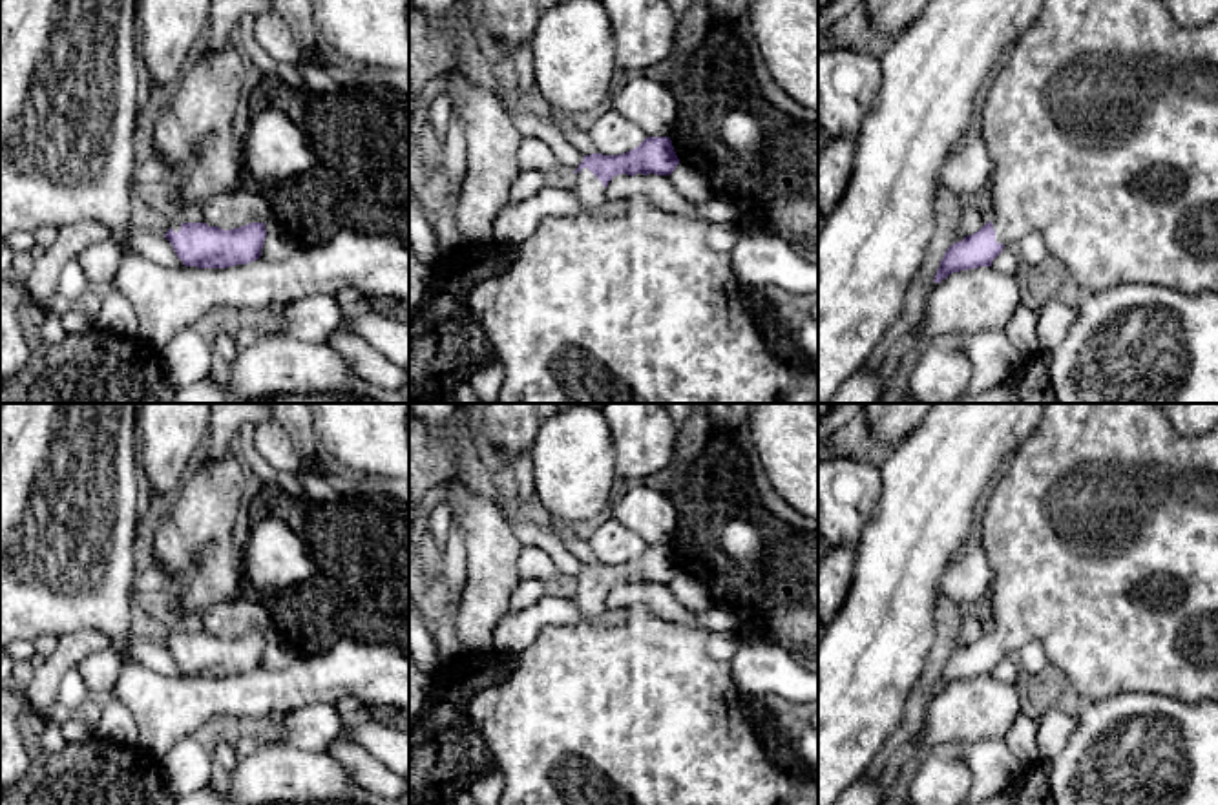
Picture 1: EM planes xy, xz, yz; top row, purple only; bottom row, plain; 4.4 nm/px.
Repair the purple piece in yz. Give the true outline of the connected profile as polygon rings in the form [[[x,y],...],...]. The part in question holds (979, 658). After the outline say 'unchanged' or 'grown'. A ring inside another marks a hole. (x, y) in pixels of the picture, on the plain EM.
[[[1043,403],[1039,422],[1010,455],[984,497],[982,549],[992,570],[993,626],[946,659],[935,692],[953,681],[992,675],[1004,655],[1015,655],[1028,641],[1039,641],[1048,664],[1066,677],[1081,701],[1101,701],[1119,694],[1160,694],[1187,705],[1218,703],[1218,423],[1203,434],[1187,436],[1176,433],[1154,403]]]; grown

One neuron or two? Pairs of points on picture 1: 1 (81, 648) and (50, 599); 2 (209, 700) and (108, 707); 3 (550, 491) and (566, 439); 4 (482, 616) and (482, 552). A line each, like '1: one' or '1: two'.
1: two
2: two
3: one
4: one

